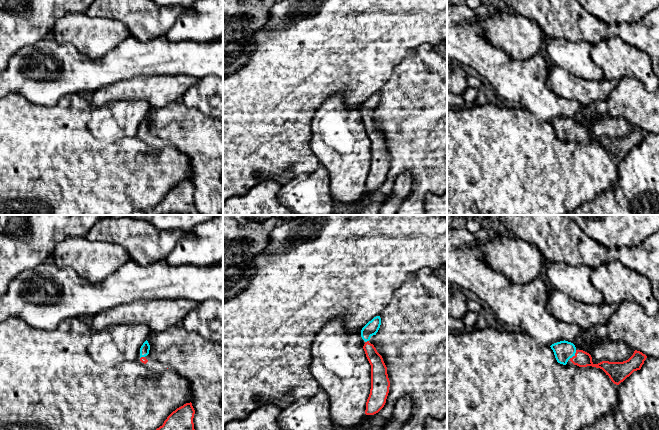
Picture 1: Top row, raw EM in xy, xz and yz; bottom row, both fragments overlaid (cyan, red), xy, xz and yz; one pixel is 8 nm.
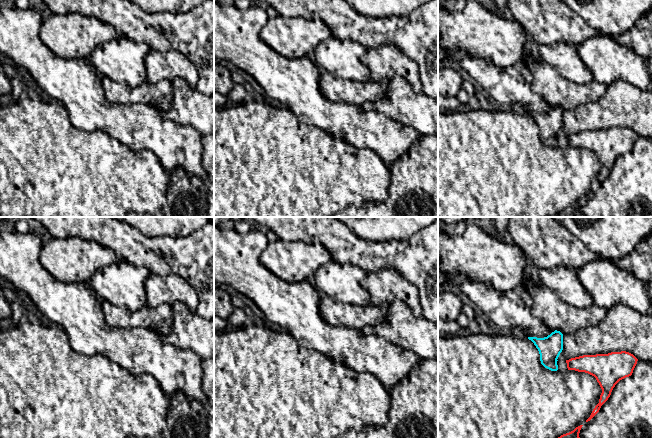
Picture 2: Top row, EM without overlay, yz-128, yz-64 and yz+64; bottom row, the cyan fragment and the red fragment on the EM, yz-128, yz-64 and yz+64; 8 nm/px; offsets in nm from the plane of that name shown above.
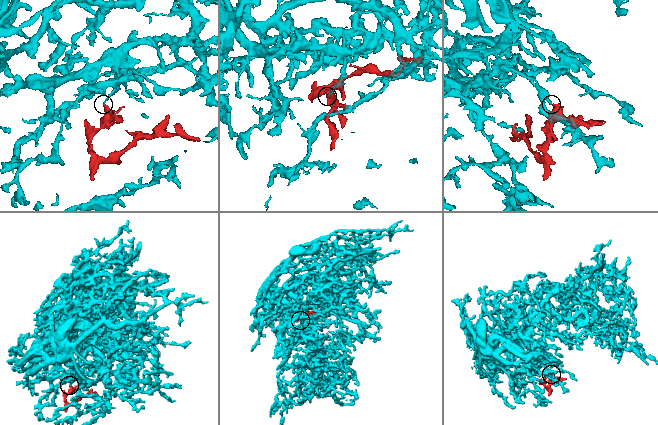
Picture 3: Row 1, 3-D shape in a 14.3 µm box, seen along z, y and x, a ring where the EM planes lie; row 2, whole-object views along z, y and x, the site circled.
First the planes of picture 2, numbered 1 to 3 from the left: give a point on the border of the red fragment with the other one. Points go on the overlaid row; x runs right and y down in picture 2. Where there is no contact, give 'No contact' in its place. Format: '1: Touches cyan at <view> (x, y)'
1: No contact
2: No contact
3: No contact

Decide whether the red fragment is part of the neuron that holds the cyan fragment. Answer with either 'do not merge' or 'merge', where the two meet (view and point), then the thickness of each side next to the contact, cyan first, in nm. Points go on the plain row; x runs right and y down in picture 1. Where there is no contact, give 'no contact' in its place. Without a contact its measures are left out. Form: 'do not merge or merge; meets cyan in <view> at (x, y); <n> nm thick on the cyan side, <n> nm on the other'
merge; meets cyan in yz at (573, 131); 160 nm thick on the cyan side, 130 nm on the other

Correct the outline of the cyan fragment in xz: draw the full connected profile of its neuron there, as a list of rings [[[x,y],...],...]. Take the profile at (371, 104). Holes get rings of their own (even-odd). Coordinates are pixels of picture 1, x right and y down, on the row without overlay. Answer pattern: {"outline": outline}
{"outline": [[[376,92],[361,106],[361,113],[365,117],[363,125],[371,141],[371,165],[366,178],[366,191],[374,191],[384,183],[390,163],[387,143],[383,134],[374,121],[369,118],[370,114],[378,108],[380,101],[381,94]]]}

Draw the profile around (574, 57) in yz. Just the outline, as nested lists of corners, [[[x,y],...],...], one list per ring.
[[[562,38],[549,39],[547,52],[550,64],[559,66],[575,77],[598,81],[604,77],[602,69],[591,58],[592,44]]]

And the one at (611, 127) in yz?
[[[611,116],[594,119],[592,122],[583,123],[581,126],[591,131],[593,140],[598,140],[602,137],[623,138],[628,136],[635,127],[624,119]]]

